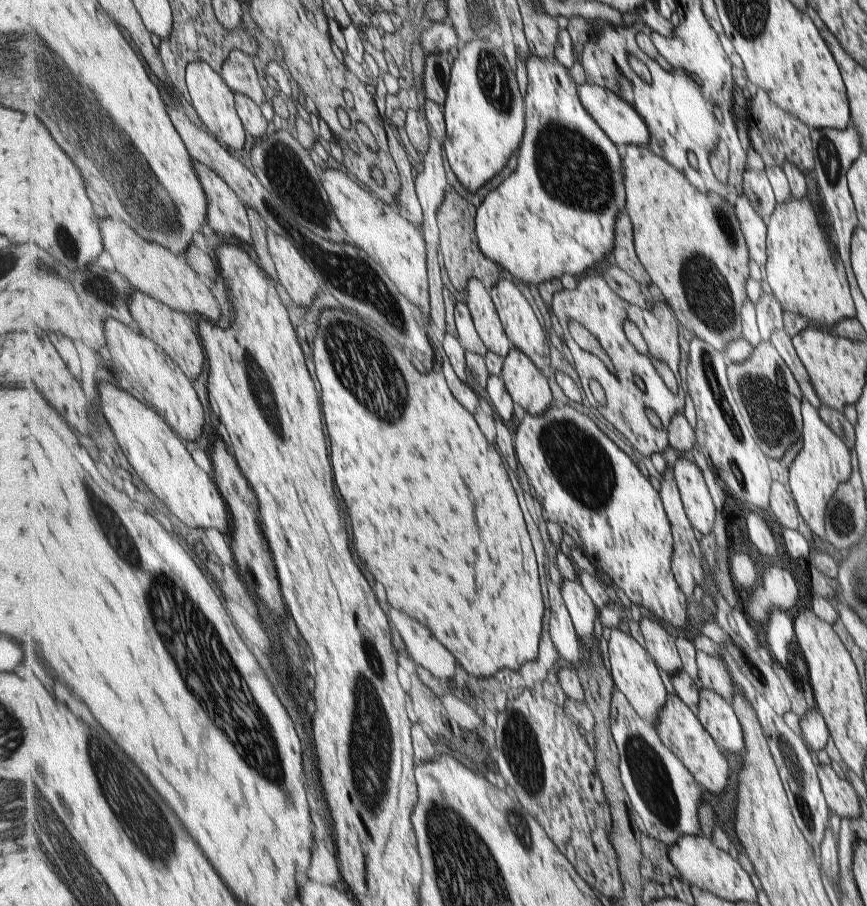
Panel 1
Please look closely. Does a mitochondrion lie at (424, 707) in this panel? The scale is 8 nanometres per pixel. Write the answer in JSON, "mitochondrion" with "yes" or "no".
{"mitochondrion":"no"}

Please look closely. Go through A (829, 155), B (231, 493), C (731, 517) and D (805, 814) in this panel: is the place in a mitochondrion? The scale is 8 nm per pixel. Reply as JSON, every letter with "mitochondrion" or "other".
{"A":"mitochondrion","B":"other","C":"other","D":"mitochondrion"}

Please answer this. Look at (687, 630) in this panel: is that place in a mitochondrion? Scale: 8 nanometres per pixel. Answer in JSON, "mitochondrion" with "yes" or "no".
{"mitochondrion":"no"}

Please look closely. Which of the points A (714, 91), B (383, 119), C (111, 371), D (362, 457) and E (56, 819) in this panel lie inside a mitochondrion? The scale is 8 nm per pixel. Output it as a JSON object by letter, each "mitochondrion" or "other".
{"A":"other","B":"other","C":"other","D":"other","E":"mitochondrion"}

